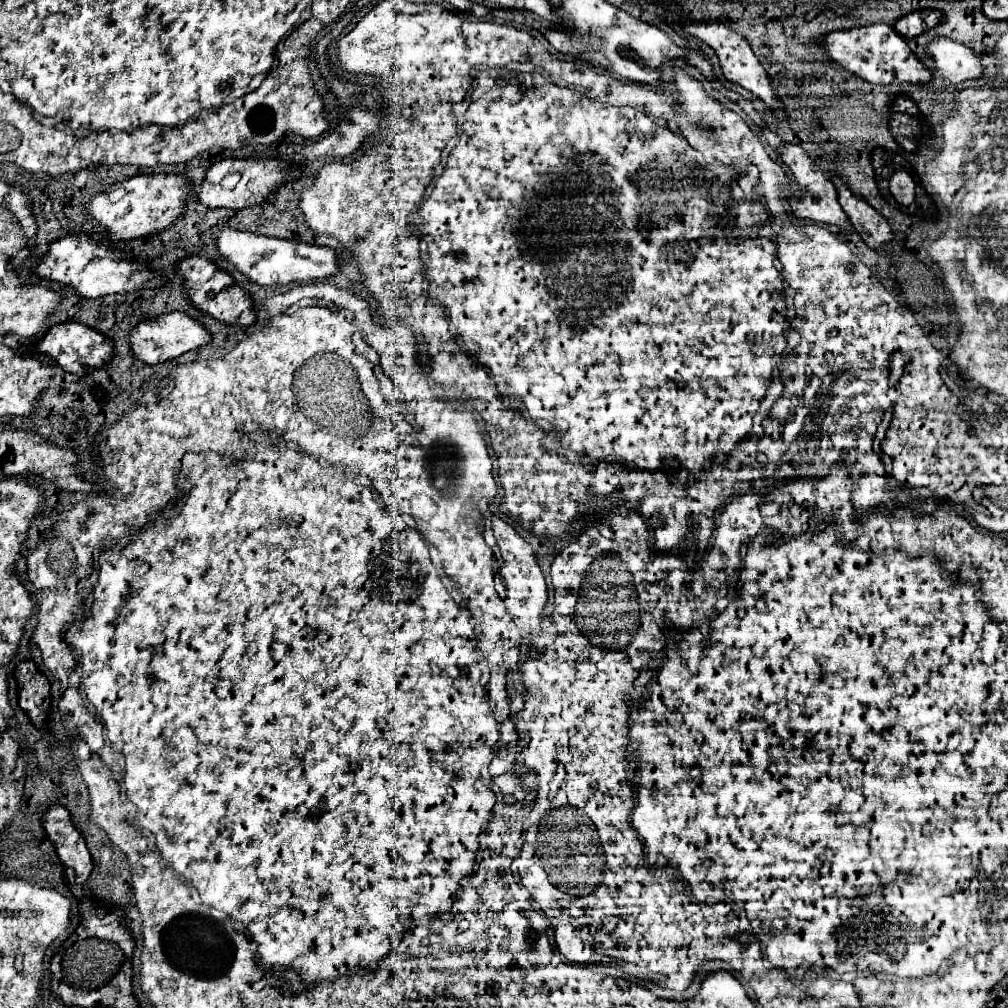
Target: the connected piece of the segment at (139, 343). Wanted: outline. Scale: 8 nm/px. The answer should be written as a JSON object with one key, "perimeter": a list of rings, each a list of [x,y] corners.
{"perimeter":[[[170,312],[170,314],[156,316],[152,320],[138,324],[130,334],[130,344],[132,344],[134,356],[146,364],[160,364],[160,362],[178,358],[190,350],[196,350],[200,346],[210,344],[210,340],[212,340],[212,336],[202,326],[202,322],[190,318],[186,312]]]}

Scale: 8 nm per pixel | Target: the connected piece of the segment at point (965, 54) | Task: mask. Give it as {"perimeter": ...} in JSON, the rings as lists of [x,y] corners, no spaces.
{"perimeter":[[[934,38],[928,44],[928,52],[936,72],[940,72],[952,84],[982,78],[982,64],[972,46],[958,44],[950,38]]]}

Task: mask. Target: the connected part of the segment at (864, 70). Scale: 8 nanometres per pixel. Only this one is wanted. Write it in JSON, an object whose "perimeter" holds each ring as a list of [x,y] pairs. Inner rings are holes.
{"perimeter":[[[872,24],[846,32],[832,32],[824,40],[826,54],[846,70],[868,80],[870,84],[916,84],[926,86],[932,82],[932,72],[918,60],[906,40],[886,24]]]}

